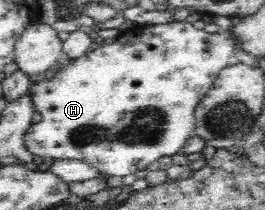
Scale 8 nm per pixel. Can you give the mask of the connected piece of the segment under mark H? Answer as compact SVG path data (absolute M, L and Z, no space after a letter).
M172 22L172 24L158 25L137 25L131 29L121 31L112 44L101 45L98 41L97 48L87 50L84 54L71 59L68 65L64 65L62 69L51 80L37 80L35 78L34 85L34 103L36 103L35 121L26 132L26 147L30 149L33 155L48 156L53 159L82 159L96 167L102 175L106 176L126 176L126 174L134 174L138 170L148 168L158 158L162 156L174 156L181 152L184 144L195 136L195 106L200 99L211 89L214 81L218 79L220 72L227 68L232 62L234 53L242 50L242 39L238 33L234 31L226 31L214 27L207 29L195 29L192 23Z

